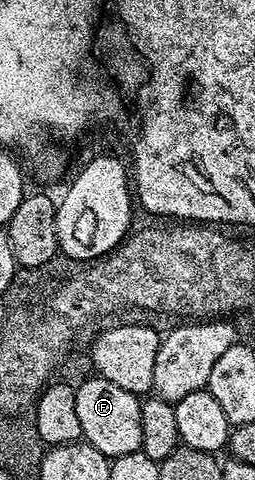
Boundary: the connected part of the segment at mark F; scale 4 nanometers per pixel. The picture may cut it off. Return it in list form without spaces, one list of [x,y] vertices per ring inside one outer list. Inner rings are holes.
[[[90,375],[81,386],[77,385],[75,390],[75,413],[79,415],[81,436],[86,445],[95,447],[95,451],[110,459],[141,452],[143,415],[142,398],[138,394],[123,391],[123,387],[111,383],[111,379],[96,375]]]

